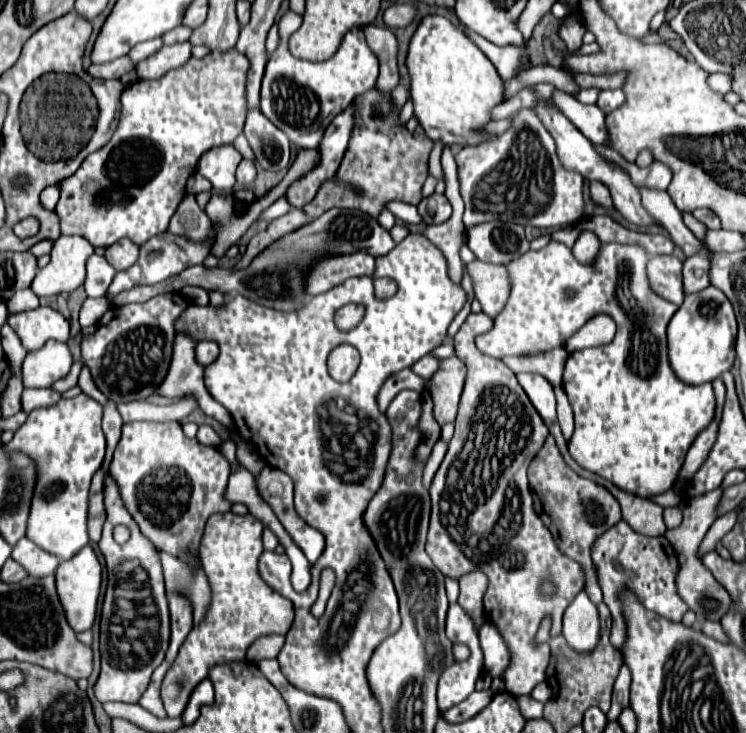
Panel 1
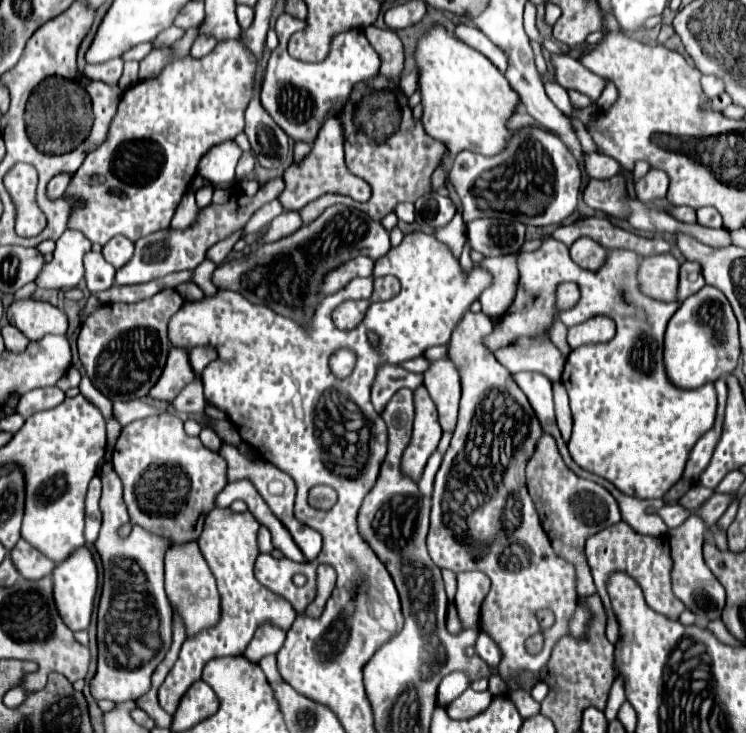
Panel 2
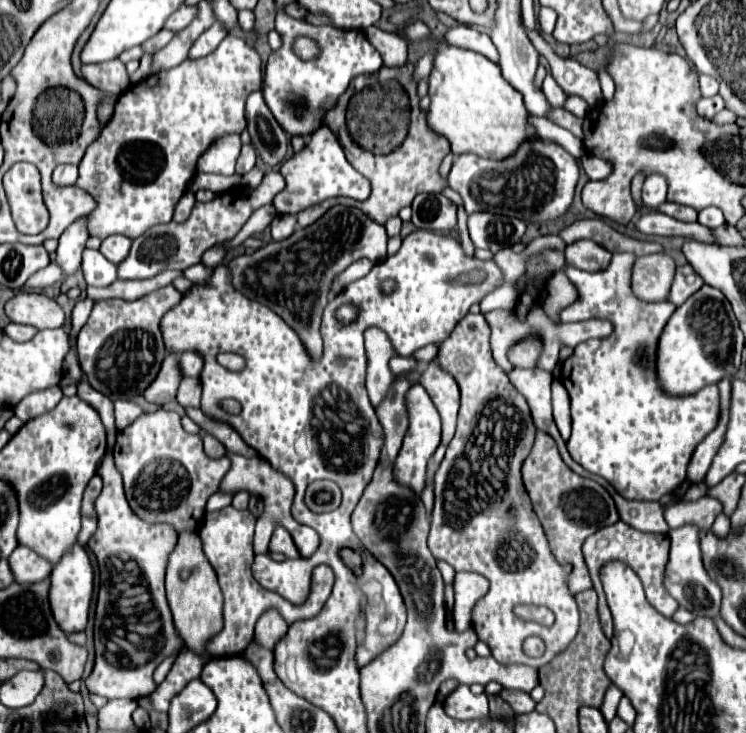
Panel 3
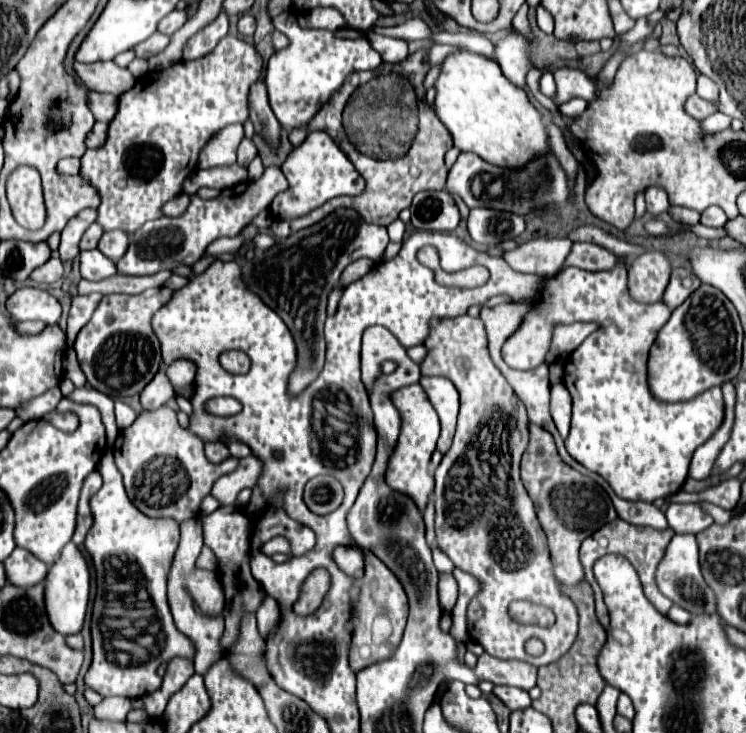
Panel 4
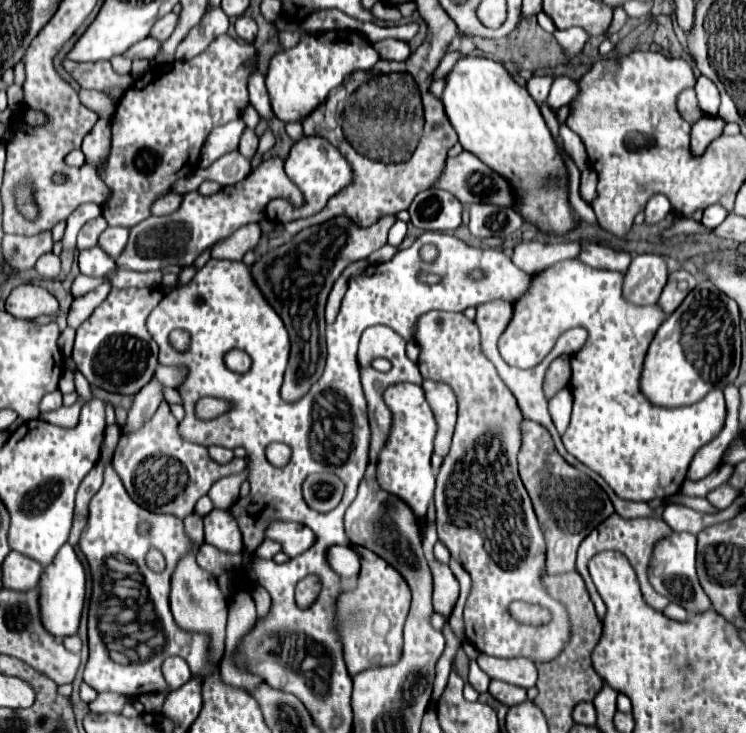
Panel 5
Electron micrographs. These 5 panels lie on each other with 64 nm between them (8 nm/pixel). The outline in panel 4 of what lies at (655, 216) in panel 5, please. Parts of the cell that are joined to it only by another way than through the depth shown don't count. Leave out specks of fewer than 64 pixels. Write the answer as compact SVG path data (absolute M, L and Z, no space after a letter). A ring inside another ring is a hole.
M662 188L646 190L646 208L648 208L648 214L652 214L652 216L664 214L670 208L666 192Z

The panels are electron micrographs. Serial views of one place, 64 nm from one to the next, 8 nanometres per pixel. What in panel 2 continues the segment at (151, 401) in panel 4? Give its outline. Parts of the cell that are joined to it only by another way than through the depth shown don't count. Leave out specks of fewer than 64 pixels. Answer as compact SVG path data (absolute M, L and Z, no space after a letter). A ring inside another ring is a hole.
M170 348L166 366L164 366L162 376L158 378L156 386L150 390L150 398L172 402L180 394L182 386L186 386L186 382L192 382L194 378L196 378L196 374L190 368L186 350L184 348Z

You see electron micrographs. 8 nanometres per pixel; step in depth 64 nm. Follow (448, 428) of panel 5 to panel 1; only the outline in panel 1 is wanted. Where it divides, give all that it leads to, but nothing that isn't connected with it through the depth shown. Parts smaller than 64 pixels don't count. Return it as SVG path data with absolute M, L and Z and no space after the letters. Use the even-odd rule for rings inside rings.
M450 356L446 360L440 360L438 370L428 380L430 396L434 402L434 418L440 426L456 420L464 378L466 378L466 368L462 366L462 360Z

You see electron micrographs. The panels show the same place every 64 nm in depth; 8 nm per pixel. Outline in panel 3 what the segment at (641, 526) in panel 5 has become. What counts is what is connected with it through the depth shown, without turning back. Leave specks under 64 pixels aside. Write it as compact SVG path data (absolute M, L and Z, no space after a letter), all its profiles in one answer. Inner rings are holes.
M618 520L612 526L606 526L606 528L598 530L596 534L592 534L590 538L586 538L586 542L582 546L584 562L588 566L588 572L590 572L590 578L592 578L592 586L598 592L600 624L602 624L602 630L604 630L604 634L608 638L612 638L612 616L610 616L610 610L608 610L608 604L606 604L606 598L604 598L604 590L602 590L602 584L600 584L600 566L604 566L608 560L622 560L622 562L626 562L638 574L638 578L642 580L648 602L660 614L670 618L678 610L678 604L664 590L664 568L666 568L666 562L668 562L668 550L670 550L668 534L640 532L640 530L634 530L632 526L626 526L626 522L622 522L622 520Z

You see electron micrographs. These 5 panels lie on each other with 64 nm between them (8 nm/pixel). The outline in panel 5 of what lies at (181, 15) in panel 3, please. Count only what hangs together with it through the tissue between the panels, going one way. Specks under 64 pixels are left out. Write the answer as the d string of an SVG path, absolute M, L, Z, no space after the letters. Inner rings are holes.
M174 12L166 14L164 18L160 18L160 20L154 24L154 28L150 30L150 38L158 40L158 42L166 40L166 38L172 34L172 30L176 28L176 22L178 22L178 16L176 16Z

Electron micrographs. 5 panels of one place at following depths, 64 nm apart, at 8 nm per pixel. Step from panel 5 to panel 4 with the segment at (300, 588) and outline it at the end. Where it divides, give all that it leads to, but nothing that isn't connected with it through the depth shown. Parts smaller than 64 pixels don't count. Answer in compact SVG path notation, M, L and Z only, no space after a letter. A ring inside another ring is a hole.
M322 568L314 570L306 578L301 586L300 596L294 604L294 610L298 614L310 614L318 608L318 604L322 602L322 598L326 596L324 592L328 592L330 586L330 575L324 572Z

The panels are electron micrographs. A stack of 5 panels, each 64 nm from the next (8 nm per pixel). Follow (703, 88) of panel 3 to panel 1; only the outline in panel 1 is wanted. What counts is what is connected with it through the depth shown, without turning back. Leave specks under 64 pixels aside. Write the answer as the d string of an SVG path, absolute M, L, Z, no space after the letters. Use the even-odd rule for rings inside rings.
M710 74L708 84L714 92L720 92L720 94L730 92L730 78L726 74Z

